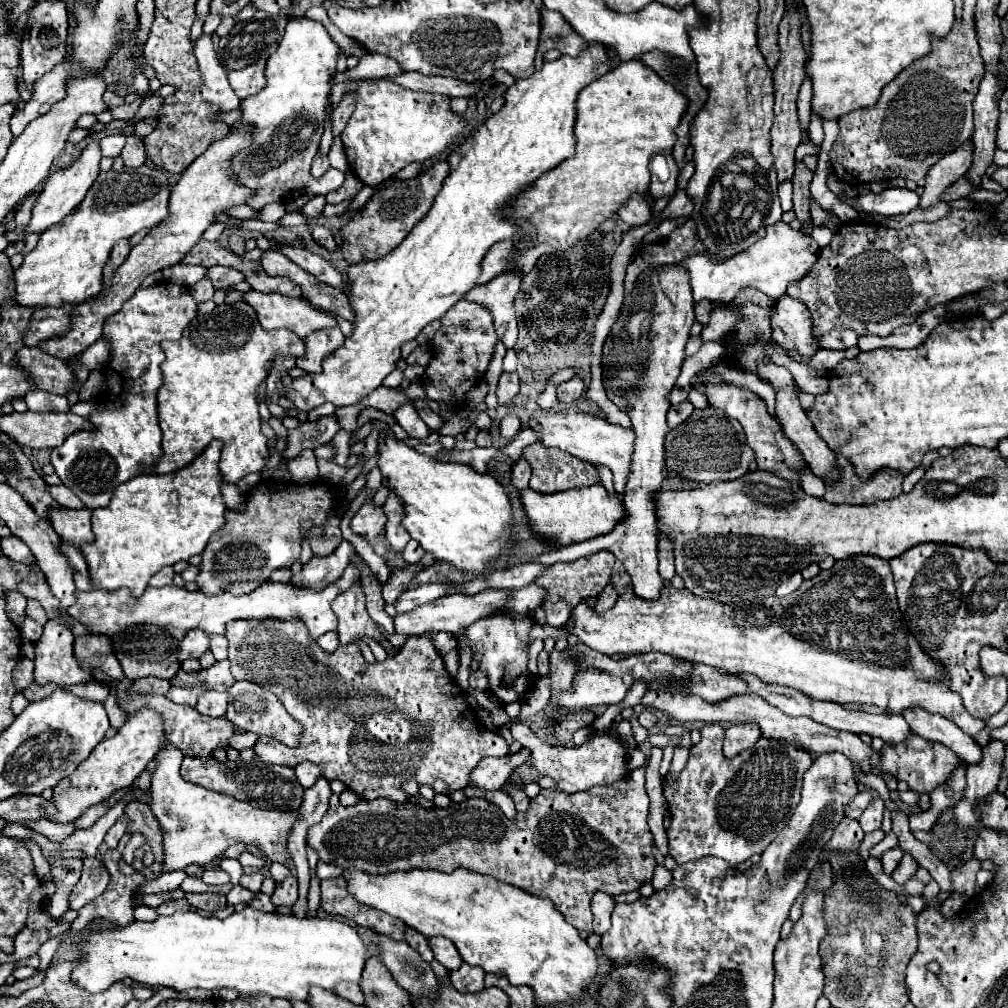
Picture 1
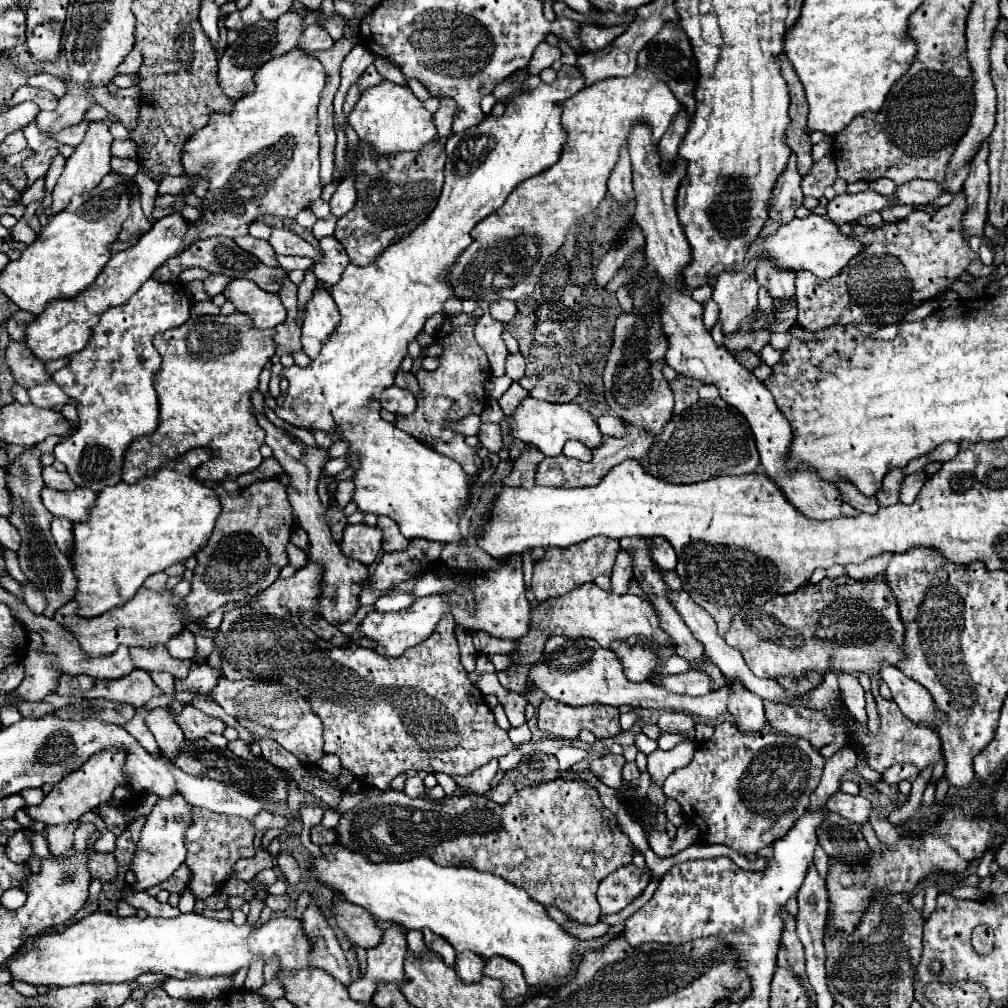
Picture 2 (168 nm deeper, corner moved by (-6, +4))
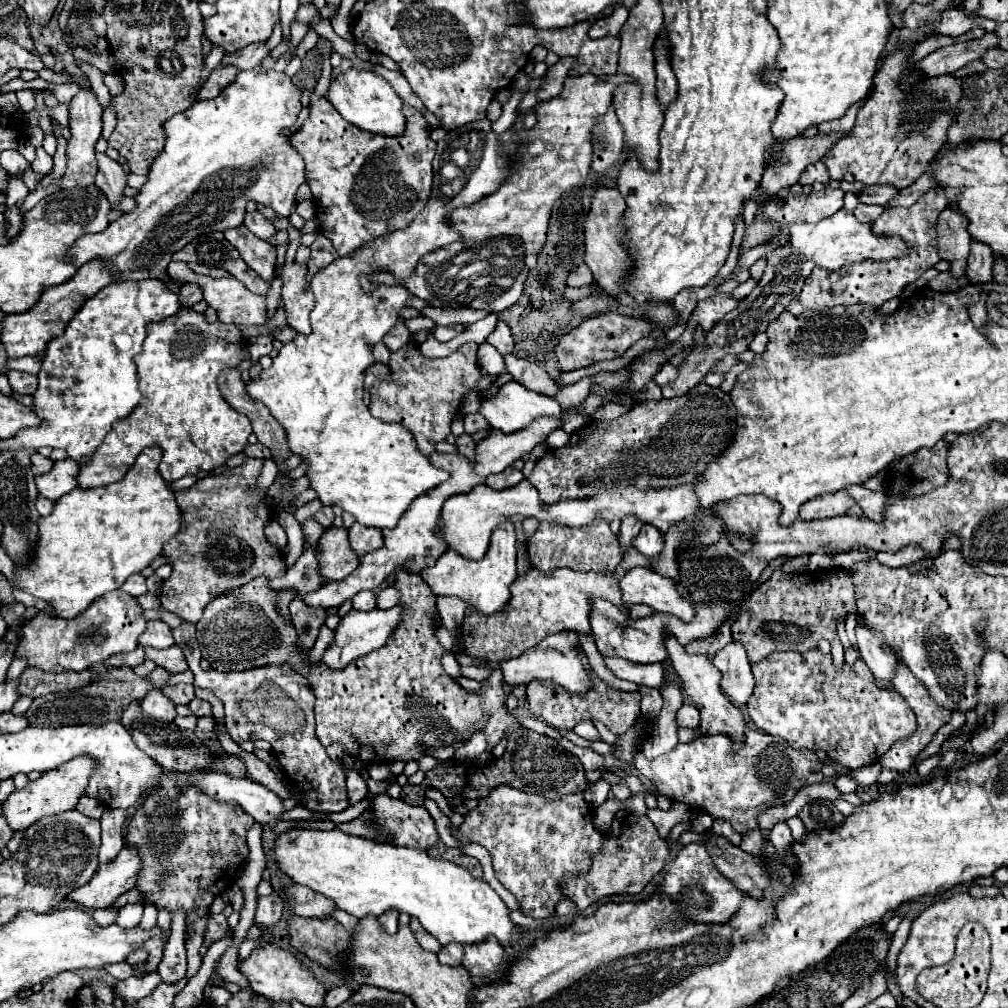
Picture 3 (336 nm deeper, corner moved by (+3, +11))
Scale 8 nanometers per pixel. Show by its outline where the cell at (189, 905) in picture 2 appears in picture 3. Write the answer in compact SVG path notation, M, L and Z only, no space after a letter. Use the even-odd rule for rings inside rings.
M183 911L173 913L171 919L171 938L163 952L163 960L157 968L163 982L175 984L185 976L187 970L187 955L185 947L185 919Z

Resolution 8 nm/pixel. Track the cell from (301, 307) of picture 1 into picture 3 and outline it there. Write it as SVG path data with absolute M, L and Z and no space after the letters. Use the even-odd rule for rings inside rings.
M171 262L167 268L169 276L181 282L195 282L203 288L203 298L207 300L209 306L213 306L217 310L217 316L221 322L229 324L265 324L267 322L267 298L253 294L243 282L239 282L237 278L211 278L211 276L199 276L195 272L189 270L189 266L185 262Z

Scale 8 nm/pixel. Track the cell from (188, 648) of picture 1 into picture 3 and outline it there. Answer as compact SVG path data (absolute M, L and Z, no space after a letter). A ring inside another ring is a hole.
M153 620L147 624L147 630L139 638L141 646L151 646L151 648L169 648L175 644L175 638L171 634L171 628L163 620Z

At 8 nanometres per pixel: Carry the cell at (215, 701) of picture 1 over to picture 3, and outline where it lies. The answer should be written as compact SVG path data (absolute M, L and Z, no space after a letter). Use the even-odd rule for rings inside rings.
M105 808L101 816L101 848L99 848L99 864L113 860L123 848L123 824L127 820L127 810L109 810Z

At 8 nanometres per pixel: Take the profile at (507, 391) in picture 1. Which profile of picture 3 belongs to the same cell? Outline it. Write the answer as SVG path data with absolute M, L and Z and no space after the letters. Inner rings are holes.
M505 322L497 324L497 328L487 336L487 342L493 344L501 356L507 356L513 352L513 336Z

